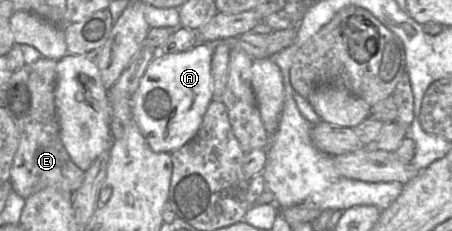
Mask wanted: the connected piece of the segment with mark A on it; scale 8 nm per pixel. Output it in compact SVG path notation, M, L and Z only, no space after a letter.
M198 42L186 51L156 56L149 63L131 99L131 110L133 118L152 151L172 153L188 143L200 129L207 108L213 101L211 75L213 53L213 44Z

